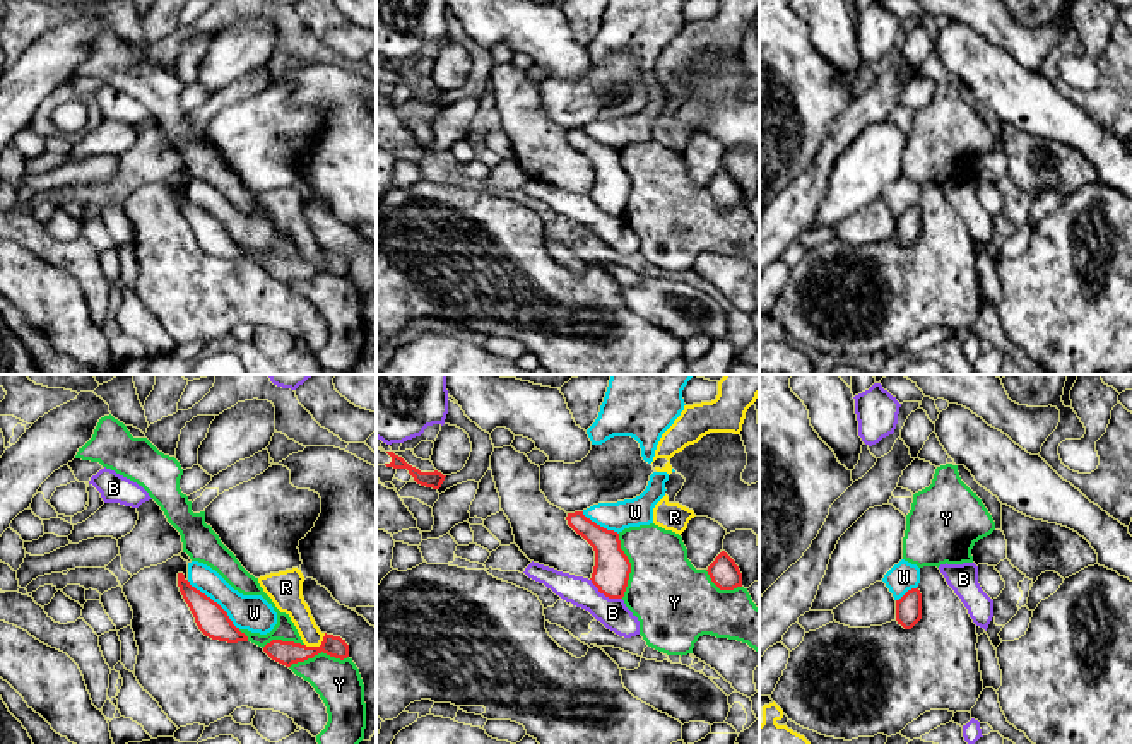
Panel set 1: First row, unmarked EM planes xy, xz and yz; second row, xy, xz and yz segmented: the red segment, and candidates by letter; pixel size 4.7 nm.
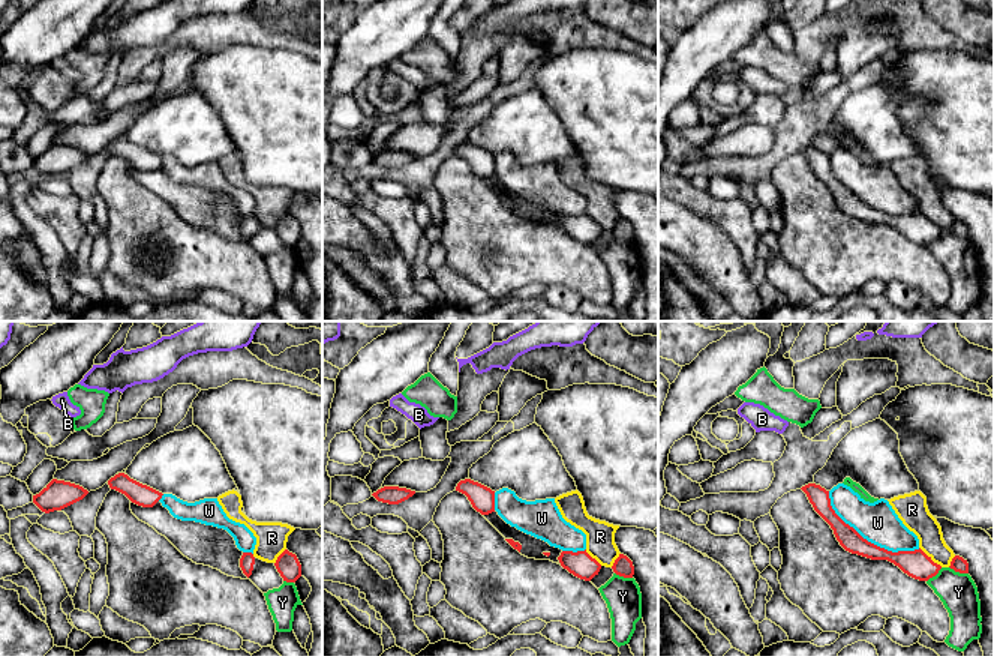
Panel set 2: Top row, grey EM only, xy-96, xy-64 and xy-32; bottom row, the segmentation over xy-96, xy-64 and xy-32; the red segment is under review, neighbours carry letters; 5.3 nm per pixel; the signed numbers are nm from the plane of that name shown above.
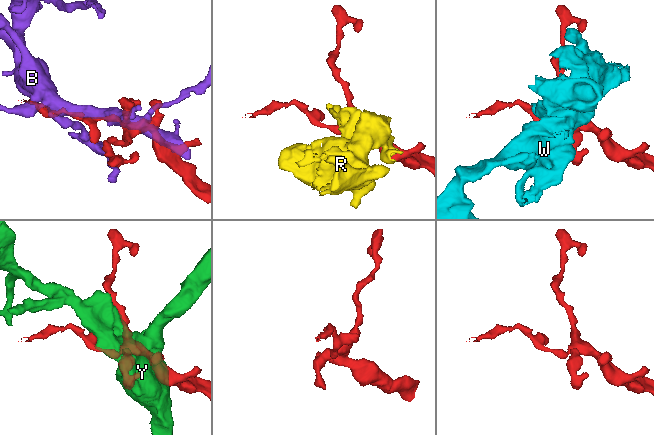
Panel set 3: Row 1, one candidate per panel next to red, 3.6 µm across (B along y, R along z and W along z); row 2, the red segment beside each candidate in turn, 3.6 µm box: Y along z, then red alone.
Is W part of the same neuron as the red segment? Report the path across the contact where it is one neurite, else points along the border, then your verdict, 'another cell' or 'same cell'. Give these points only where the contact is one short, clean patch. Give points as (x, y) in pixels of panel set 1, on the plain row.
same cell

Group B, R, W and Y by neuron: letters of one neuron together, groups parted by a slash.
B / R / W / Y

